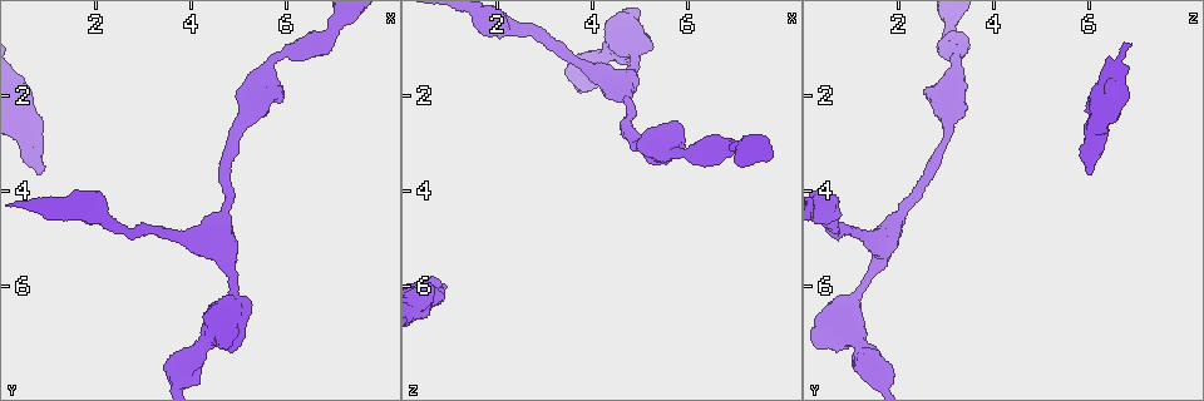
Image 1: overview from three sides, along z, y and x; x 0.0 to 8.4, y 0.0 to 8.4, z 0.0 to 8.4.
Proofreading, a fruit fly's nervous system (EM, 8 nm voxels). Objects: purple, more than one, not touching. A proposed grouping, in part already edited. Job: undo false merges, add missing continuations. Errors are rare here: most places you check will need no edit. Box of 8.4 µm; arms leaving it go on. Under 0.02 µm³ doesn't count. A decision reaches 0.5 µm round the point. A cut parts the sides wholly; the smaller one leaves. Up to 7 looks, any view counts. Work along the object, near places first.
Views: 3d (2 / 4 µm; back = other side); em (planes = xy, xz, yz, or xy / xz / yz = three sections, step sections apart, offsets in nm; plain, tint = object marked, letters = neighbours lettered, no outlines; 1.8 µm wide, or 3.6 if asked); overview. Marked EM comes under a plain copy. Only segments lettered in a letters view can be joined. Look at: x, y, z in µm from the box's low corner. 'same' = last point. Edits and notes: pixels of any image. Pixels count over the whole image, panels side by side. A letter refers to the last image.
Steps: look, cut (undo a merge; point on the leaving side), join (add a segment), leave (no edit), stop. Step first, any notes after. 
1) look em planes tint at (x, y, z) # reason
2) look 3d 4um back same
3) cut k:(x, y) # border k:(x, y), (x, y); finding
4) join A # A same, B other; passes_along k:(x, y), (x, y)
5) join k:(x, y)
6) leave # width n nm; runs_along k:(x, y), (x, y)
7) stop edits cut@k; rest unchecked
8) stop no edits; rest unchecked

look 3d 4um back at (5.65, 1.45, 3.20) # sudden change in width

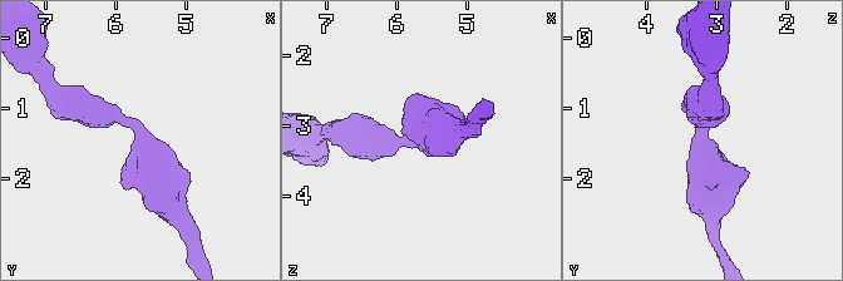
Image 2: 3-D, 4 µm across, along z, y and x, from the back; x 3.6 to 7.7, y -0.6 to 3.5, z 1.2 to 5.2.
look em 3.6um planes tint at (5.65, 1.50, 3.20) # arm_widths 380, 550 nm

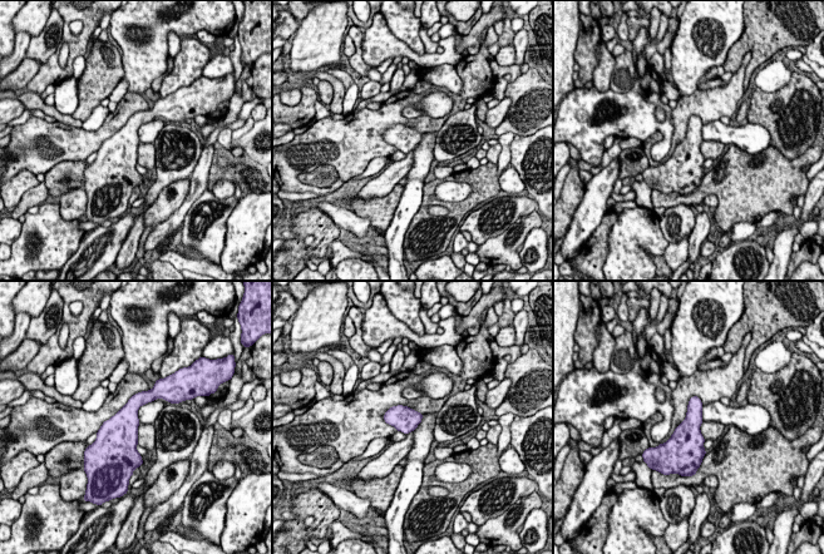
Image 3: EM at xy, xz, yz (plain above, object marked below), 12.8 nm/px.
look em 3.6um planes letters same # see the neighbours

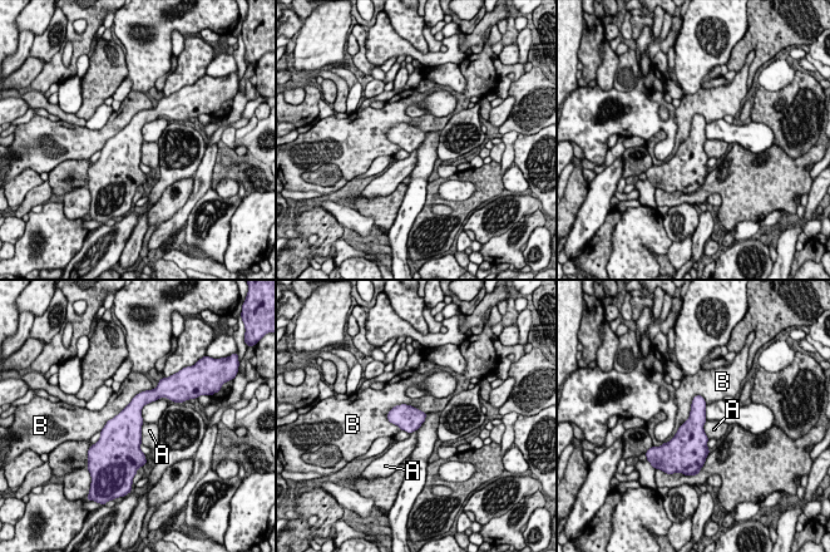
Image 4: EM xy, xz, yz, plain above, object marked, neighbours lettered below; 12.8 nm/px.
leave # A other, B other; border 4:(143, 422), (141, 443); one neuron here

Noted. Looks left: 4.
look 3d 2um at (4.70, 4.35, 2.10) # calibre changes

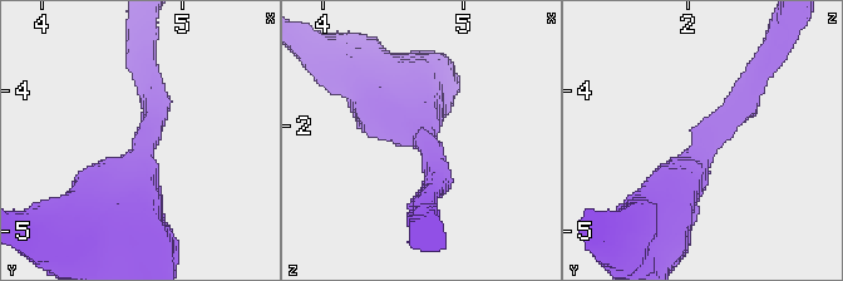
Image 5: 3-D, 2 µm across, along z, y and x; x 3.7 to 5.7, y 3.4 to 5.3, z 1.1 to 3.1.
look em planes tint at (4.74, 4.34, 2.12) # arm_widths 190, 480 nm; need the tissue

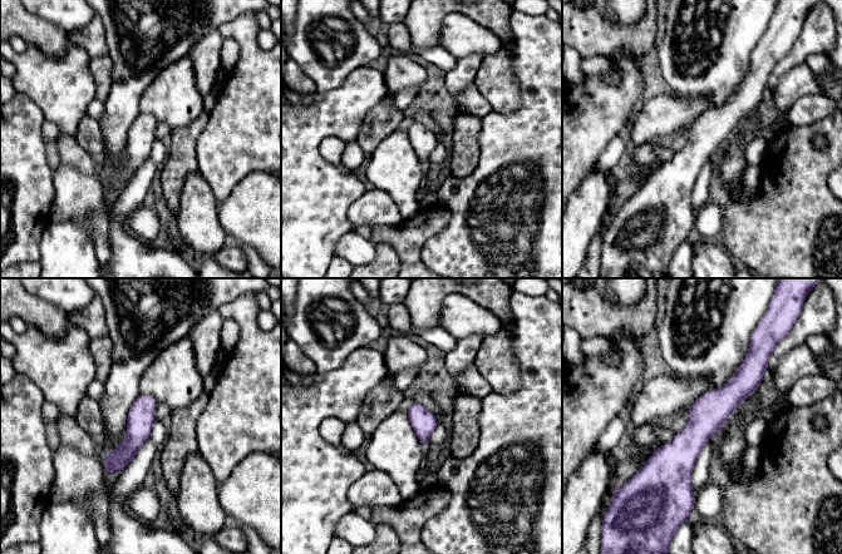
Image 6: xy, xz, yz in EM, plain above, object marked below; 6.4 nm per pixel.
look em planes letters same # what lies round it

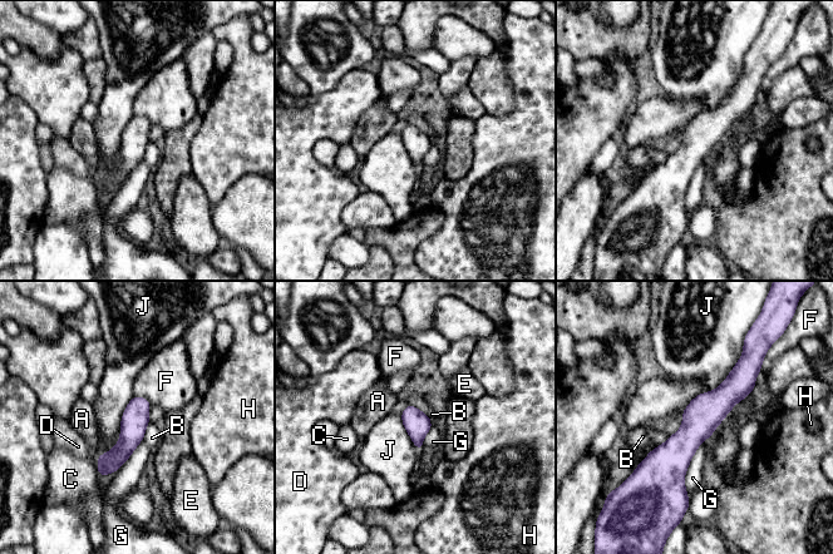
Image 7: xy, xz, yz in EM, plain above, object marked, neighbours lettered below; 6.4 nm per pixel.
leave # width 160 nm; longest_contact J 400 nm; A other, B other, C other, D other, E other, F other, G other, H other, J other; all the same neuron

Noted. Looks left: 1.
stop no edits; rest unchecked

